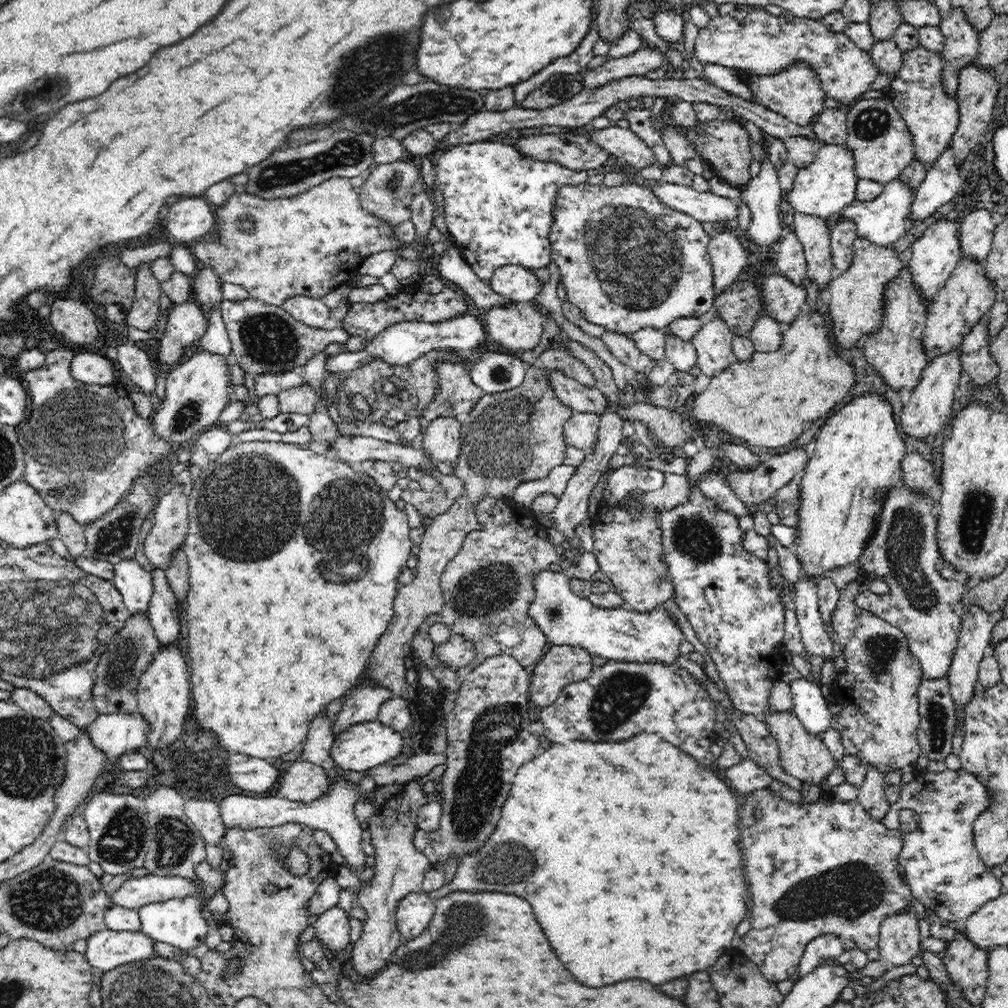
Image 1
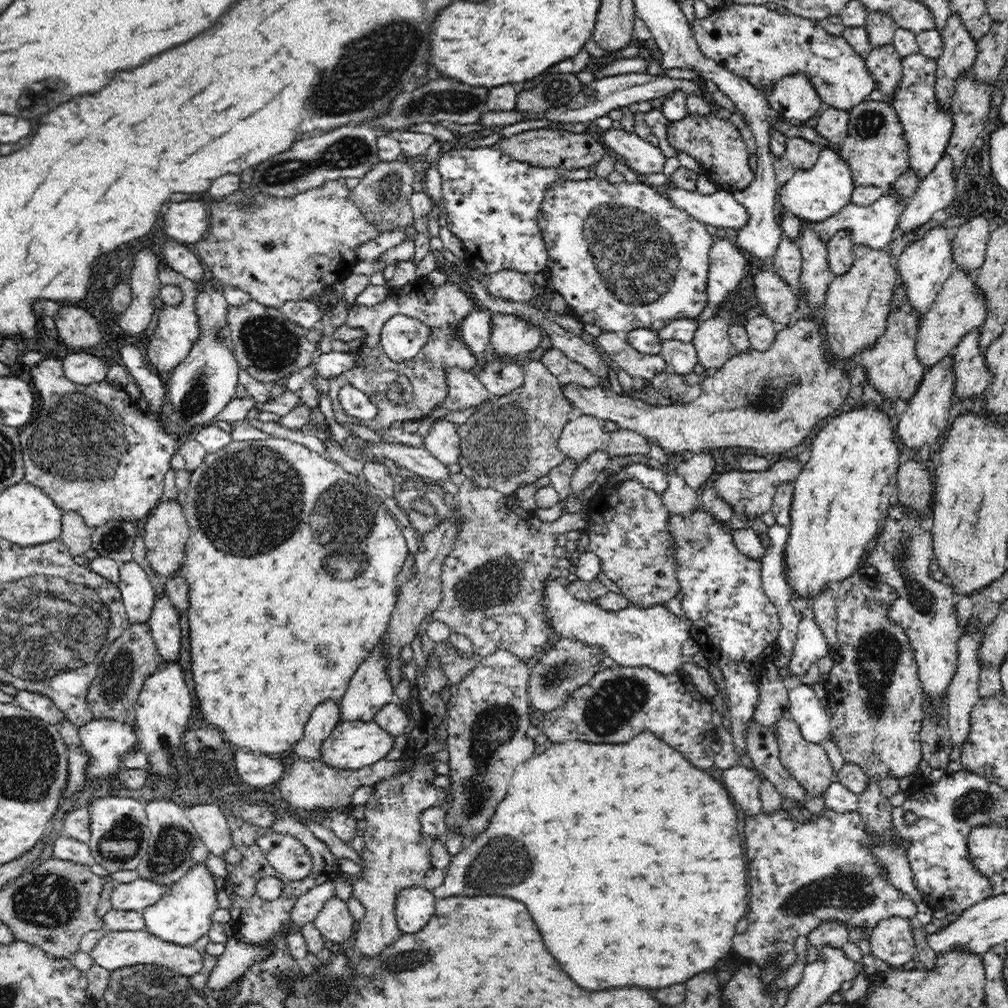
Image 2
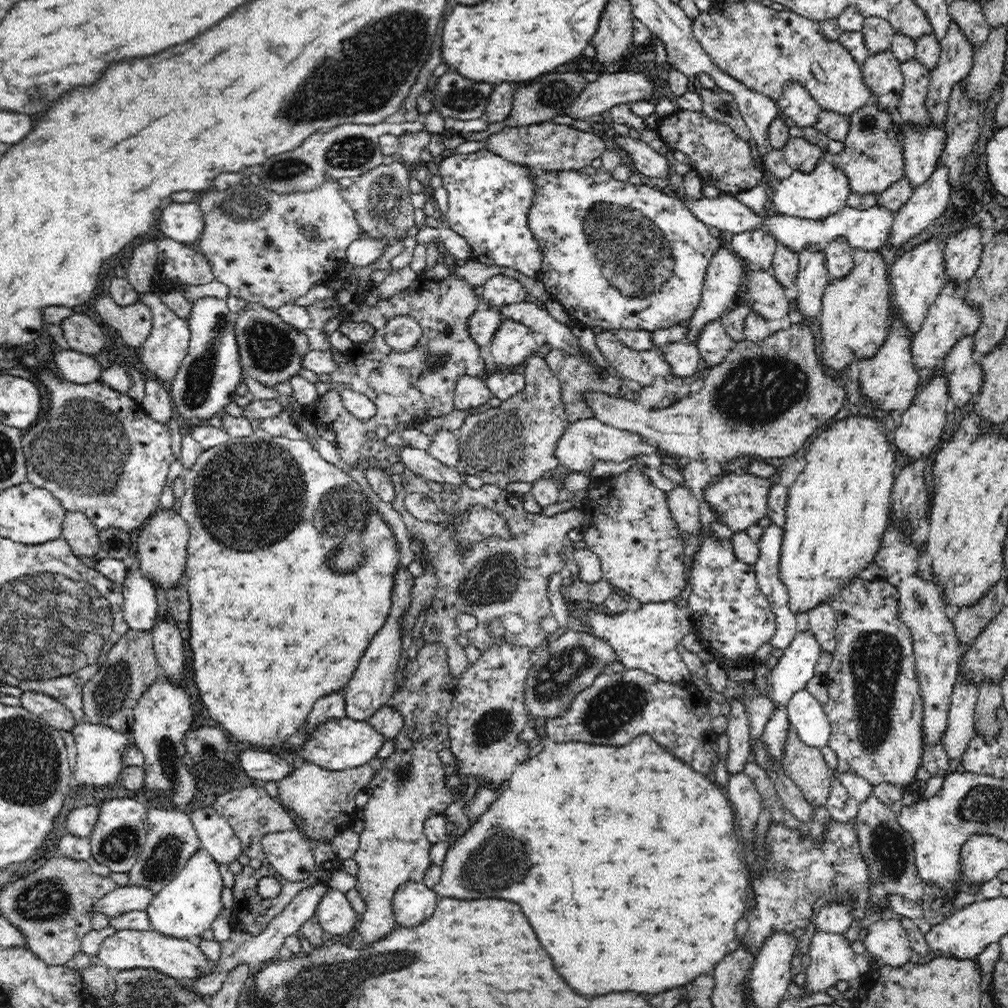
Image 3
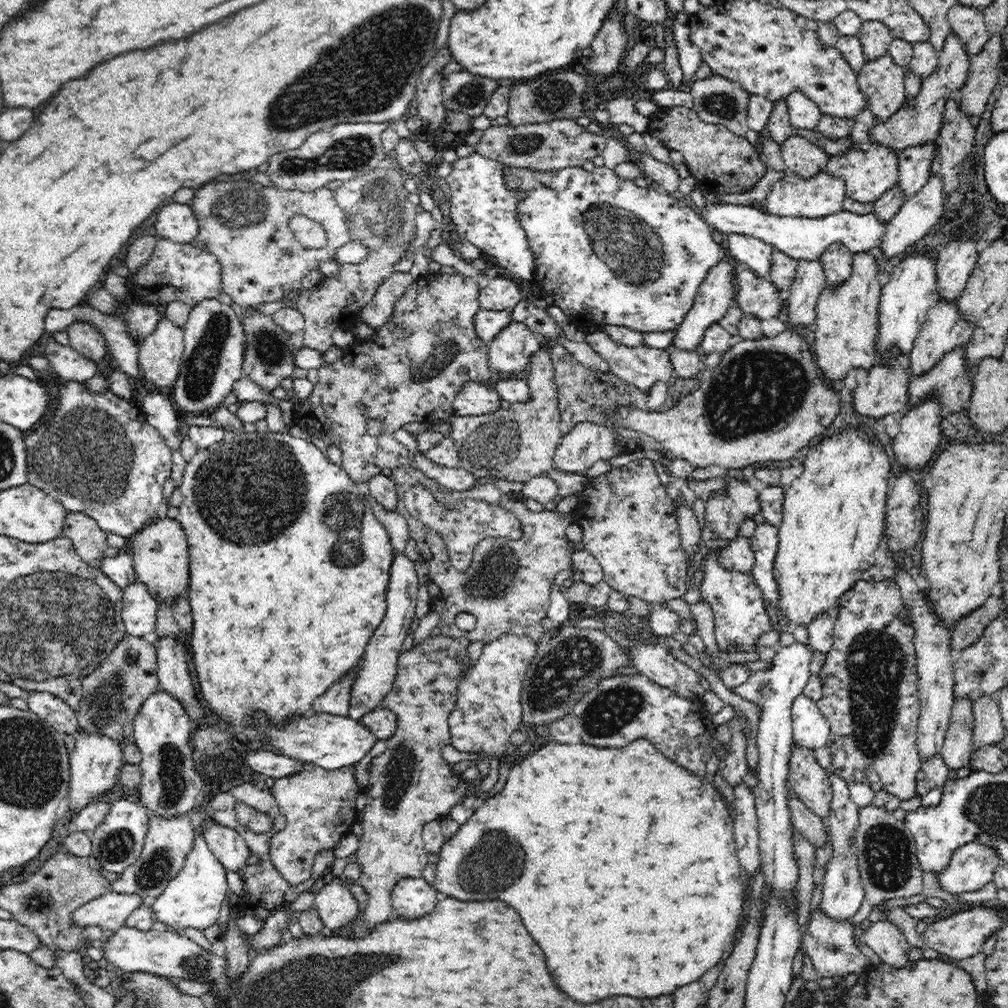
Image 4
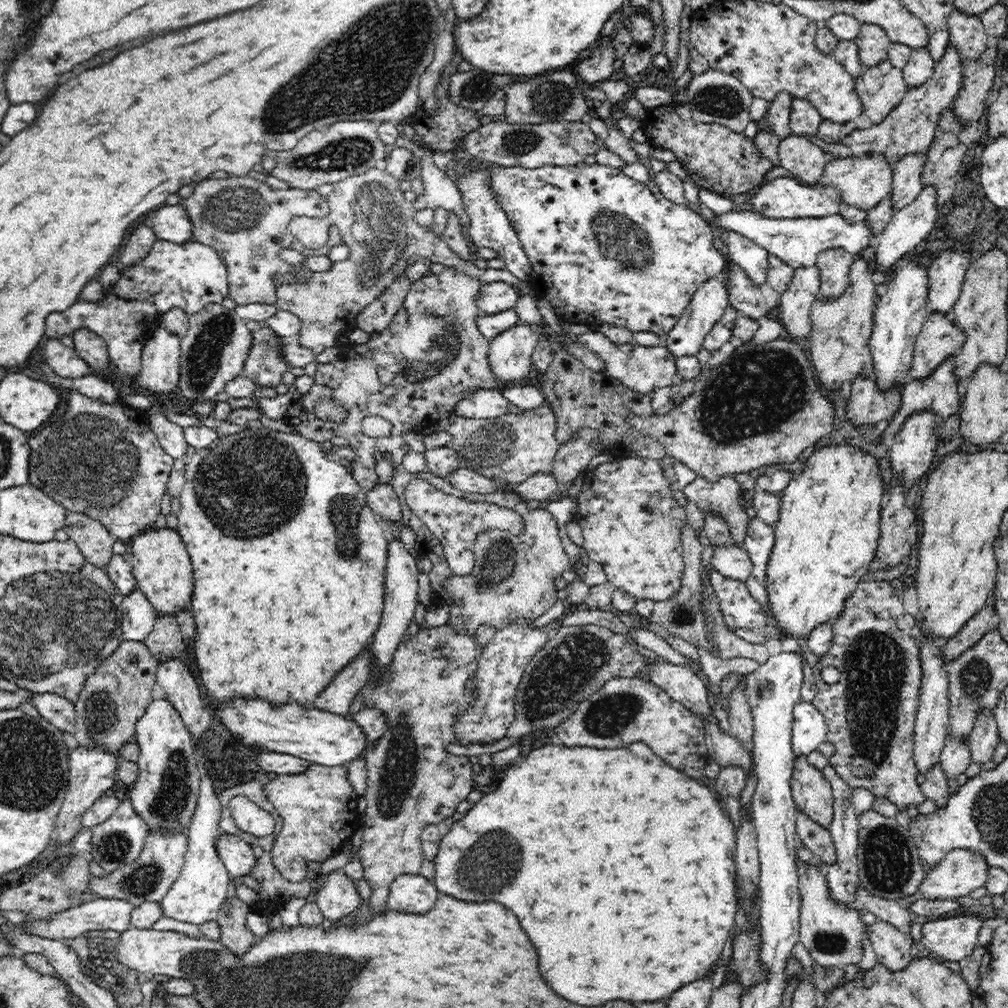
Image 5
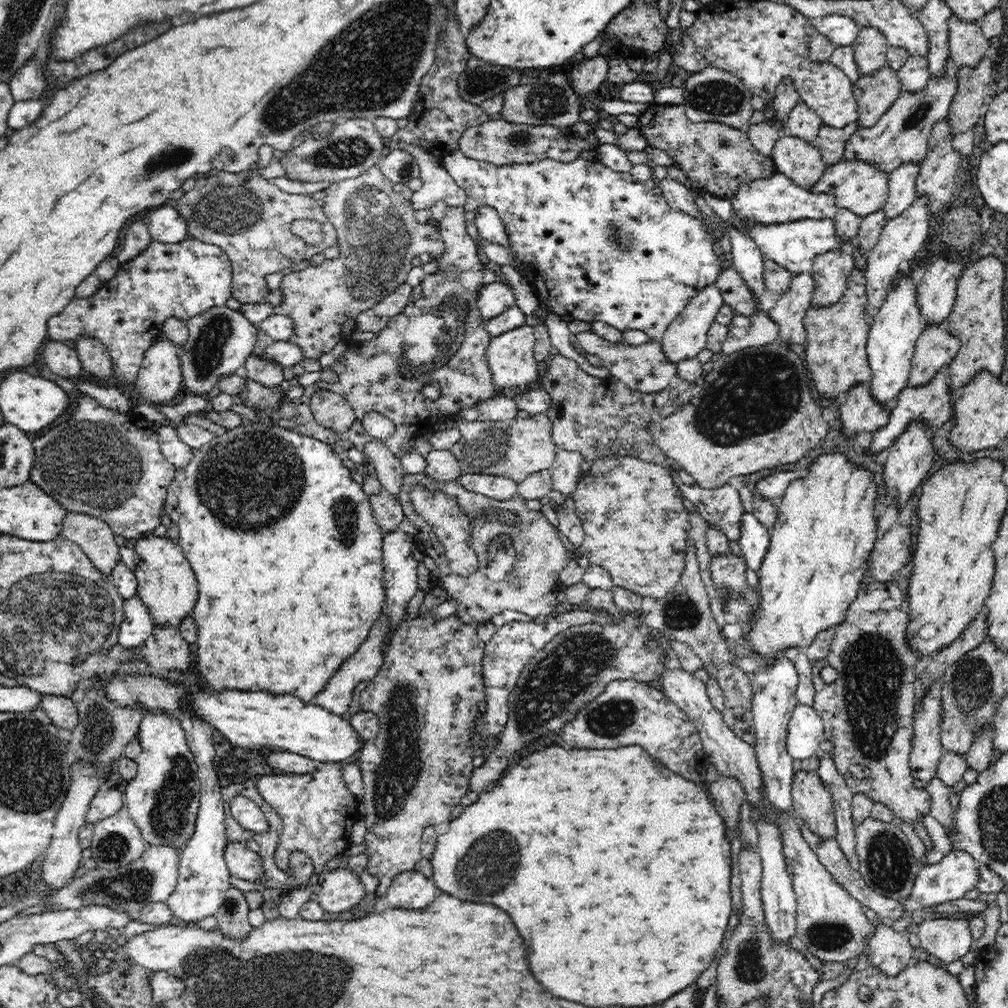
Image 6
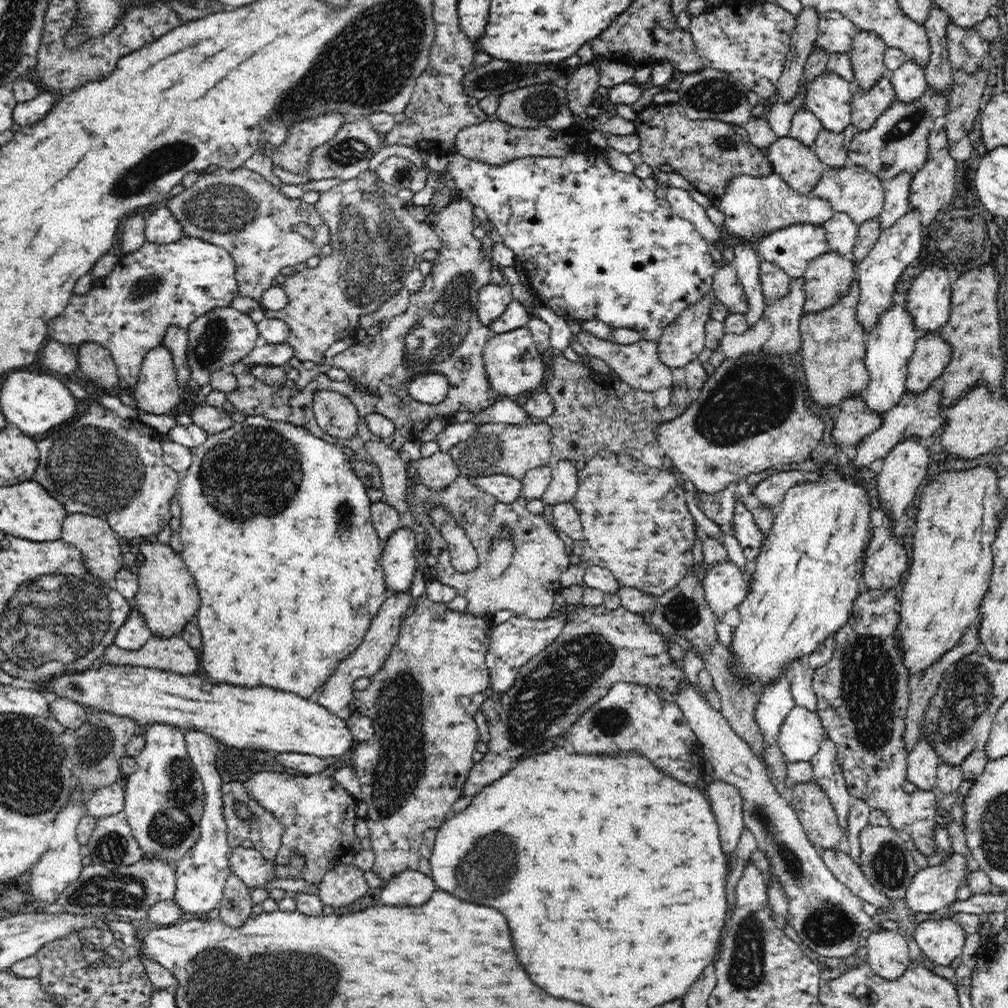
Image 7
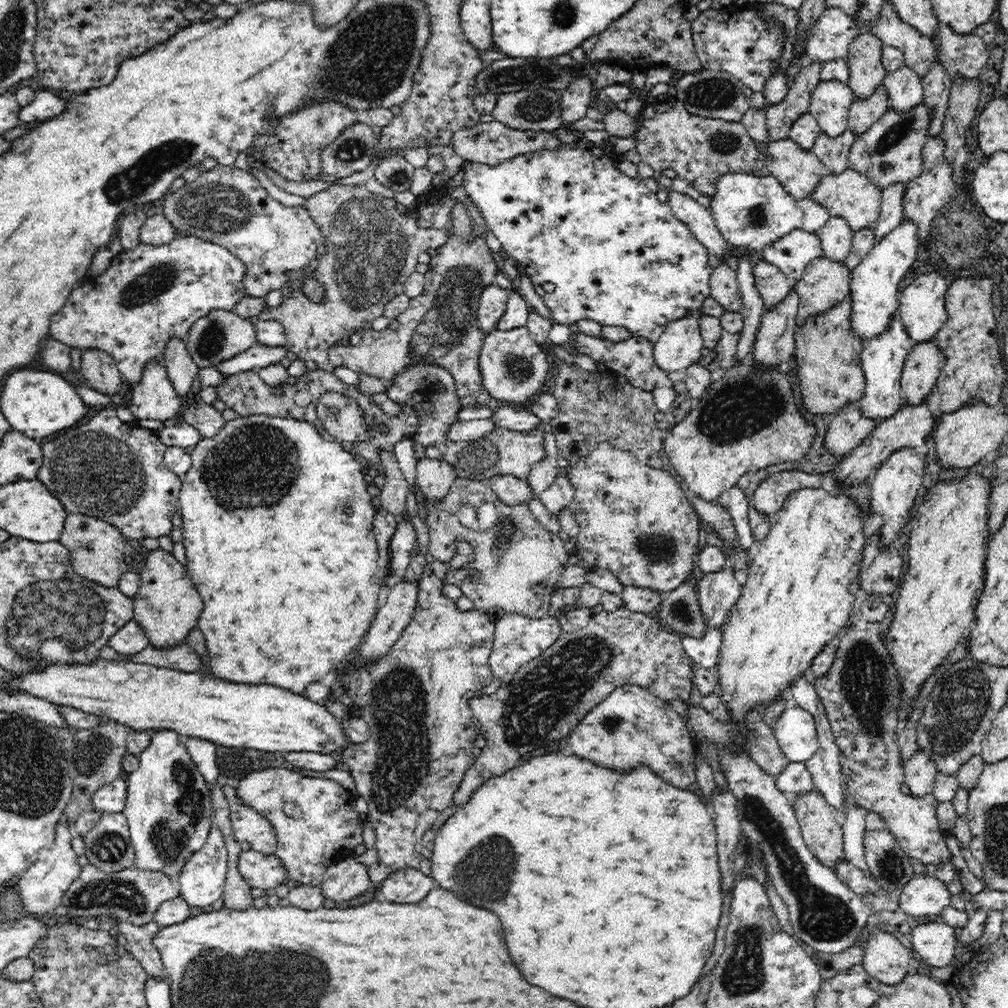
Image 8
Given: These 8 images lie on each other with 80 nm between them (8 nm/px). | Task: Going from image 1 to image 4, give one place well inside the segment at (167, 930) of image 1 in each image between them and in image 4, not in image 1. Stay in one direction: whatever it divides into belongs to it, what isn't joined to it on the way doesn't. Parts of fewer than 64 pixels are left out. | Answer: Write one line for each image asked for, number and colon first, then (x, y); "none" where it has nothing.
2: (182, 915)
3: (186, 907)
4: (193, 898)

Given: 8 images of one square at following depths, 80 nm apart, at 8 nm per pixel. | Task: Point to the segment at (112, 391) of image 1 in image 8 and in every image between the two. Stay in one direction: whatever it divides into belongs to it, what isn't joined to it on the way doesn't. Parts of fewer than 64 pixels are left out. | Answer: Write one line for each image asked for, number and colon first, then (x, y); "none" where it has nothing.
2: (91, 447)
3: (106, 458)
4: (85, 457)
5: (83, 460)
6: (84, 463)
7: (102, 465)
8: (102, 467)

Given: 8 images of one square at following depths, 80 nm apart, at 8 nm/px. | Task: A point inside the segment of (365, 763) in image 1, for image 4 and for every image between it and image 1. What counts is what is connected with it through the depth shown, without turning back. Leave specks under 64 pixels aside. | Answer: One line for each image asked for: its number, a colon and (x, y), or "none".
2: (351, 745)
3: (341, 743)
4: (330, 741)

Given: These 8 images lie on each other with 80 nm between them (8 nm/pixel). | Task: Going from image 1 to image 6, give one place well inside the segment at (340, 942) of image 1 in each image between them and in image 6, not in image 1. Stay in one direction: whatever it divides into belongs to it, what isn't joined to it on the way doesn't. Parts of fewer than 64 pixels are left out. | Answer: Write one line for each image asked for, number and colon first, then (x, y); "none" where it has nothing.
2: (334, 922)
3: (335, 914)
4: (336, 905)
5: (337, 896)
6: (341, 889)

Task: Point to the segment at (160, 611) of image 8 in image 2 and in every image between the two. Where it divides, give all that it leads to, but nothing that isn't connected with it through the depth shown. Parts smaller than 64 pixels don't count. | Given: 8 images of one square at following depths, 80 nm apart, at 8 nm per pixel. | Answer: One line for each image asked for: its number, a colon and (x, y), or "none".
2: (167, 531)
3: (161, 552)
4: (160, 552)
5: (162, 567)
6: (166, 584)
7: (168, 598)

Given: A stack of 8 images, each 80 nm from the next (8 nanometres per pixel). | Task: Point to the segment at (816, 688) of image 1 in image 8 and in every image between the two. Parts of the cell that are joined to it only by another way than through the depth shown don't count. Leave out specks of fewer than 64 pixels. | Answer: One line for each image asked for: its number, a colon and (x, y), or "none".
2: (804, 706)
3: (805, 712)
4: (810, 727)
5: (809, 729)
6: (805, 732)
7: (800, 736)
8: (795, 730)

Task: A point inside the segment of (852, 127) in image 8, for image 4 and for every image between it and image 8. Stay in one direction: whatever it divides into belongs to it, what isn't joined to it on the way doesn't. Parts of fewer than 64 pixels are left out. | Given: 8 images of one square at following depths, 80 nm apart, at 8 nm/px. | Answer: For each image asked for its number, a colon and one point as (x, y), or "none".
4: (882, 81)
5: (881, 87)
6: (875, 94)
7: (867, 105)

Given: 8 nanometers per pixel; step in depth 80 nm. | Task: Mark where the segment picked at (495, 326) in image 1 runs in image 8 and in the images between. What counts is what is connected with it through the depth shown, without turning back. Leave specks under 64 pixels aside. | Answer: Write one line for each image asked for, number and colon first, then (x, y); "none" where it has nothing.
2: (510, 335)
3: (512, 342)
4: (511, 349)
5: (510, 352)
6: (511, 360)
7: (514, 366)
8: (513, 366)

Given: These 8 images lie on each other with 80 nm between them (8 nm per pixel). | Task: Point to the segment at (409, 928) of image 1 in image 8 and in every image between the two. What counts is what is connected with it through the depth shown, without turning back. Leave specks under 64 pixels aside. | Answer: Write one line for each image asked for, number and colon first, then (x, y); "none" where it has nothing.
2: (414, 906)
3: (413, 902)
4: (411, 897)
5: (412, 893)
6: (412, 890)
7: (409, 888)
8: (407, 885)

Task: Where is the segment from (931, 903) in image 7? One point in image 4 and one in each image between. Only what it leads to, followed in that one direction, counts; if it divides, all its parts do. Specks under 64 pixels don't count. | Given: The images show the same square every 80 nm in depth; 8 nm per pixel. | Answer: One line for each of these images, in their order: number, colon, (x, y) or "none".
4: (973, 865)
5: (961, 871)
6: (948, 880)

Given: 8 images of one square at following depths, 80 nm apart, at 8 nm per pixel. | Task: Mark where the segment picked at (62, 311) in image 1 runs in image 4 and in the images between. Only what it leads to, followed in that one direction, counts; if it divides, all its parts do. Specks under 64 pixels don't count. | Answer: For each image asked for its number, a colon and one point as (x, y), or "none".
2: (78, 327)
3: (83, 334)
4: (90, 342)

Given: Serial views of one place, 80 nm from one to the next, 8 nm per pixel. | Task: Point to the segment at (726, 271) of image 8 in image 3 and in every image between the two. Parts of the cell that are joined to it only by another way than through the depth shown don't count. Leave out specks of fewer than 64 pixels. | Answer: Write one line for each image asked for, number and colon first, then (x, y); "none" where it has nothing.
3: (765, 295)
4: (755, 296)
5: (744, 295)
6: (735, 293)
7: (726, 287)

